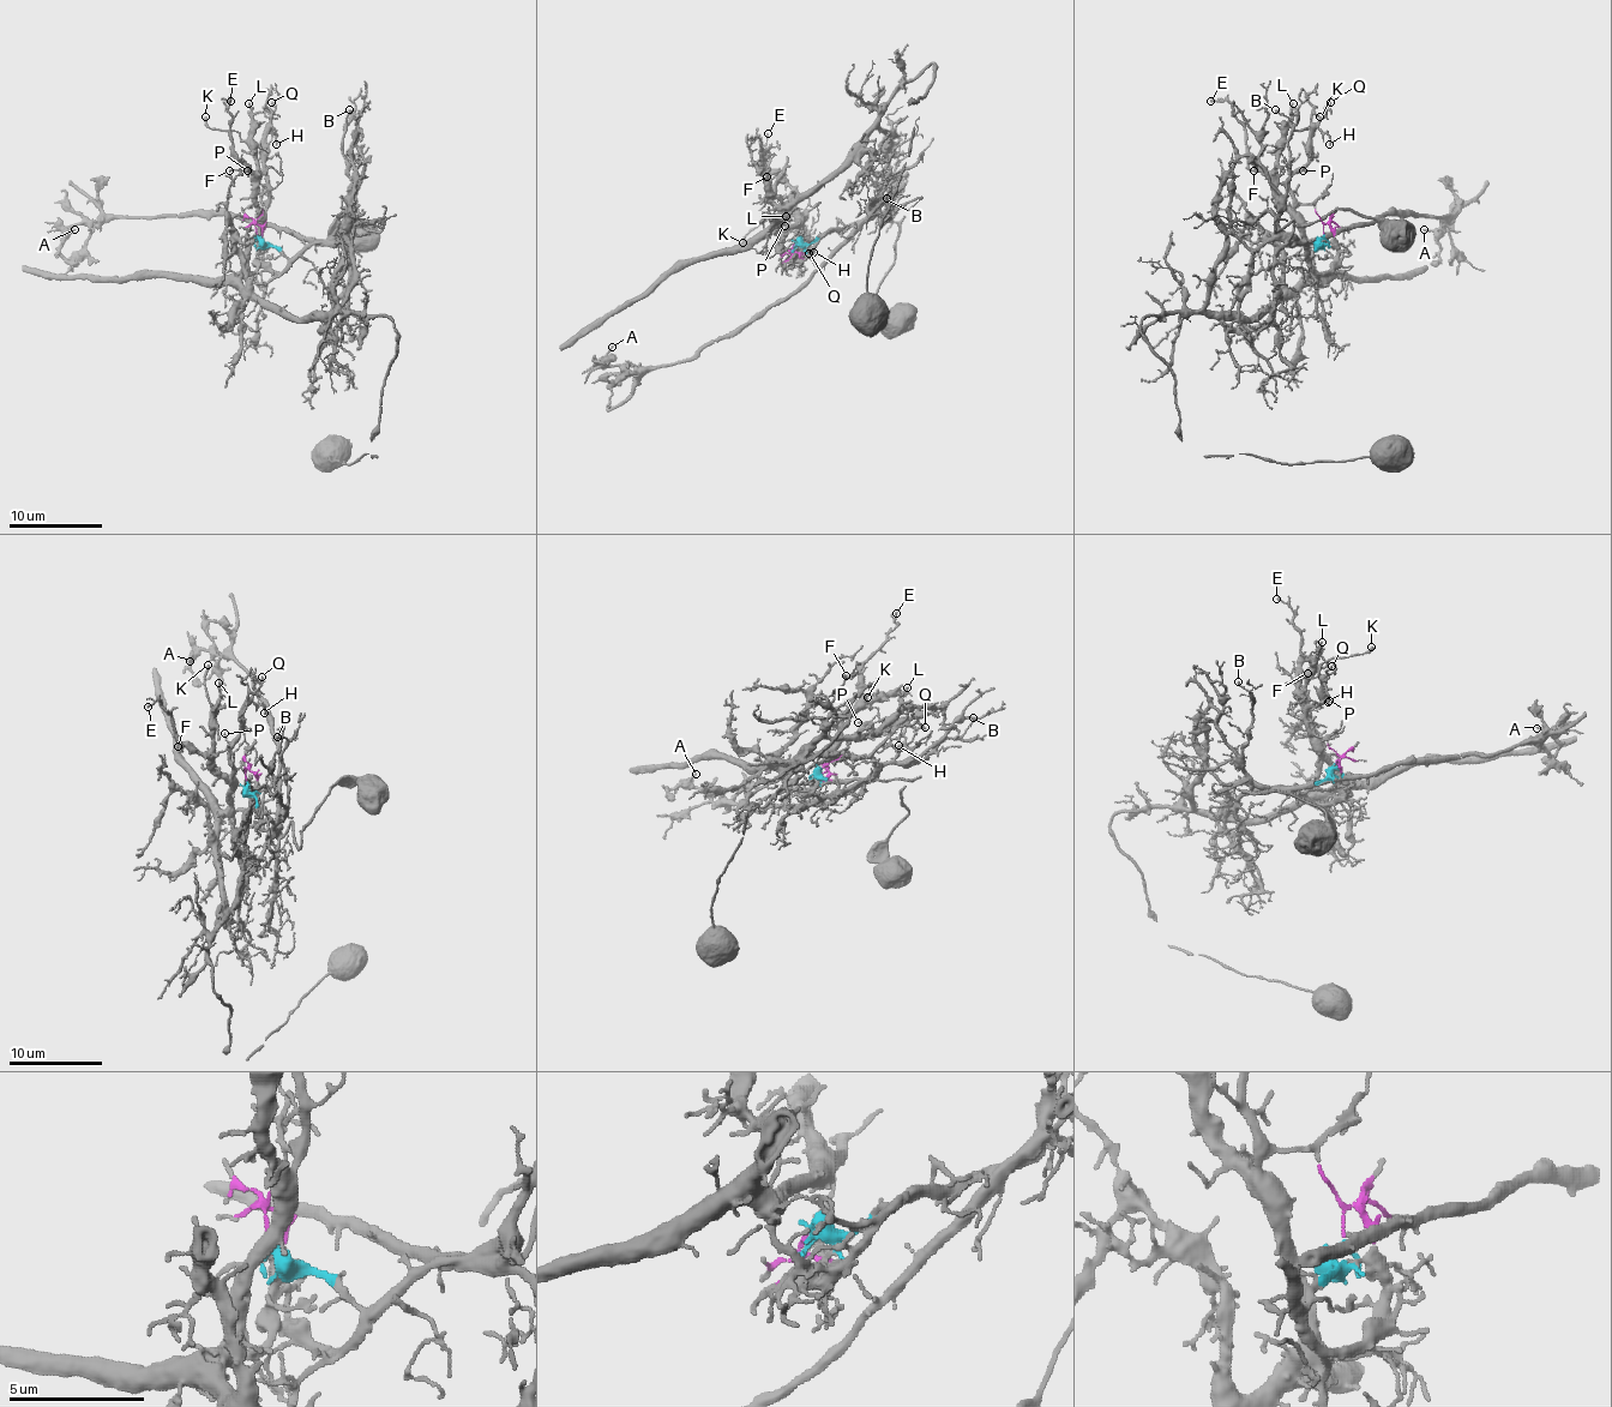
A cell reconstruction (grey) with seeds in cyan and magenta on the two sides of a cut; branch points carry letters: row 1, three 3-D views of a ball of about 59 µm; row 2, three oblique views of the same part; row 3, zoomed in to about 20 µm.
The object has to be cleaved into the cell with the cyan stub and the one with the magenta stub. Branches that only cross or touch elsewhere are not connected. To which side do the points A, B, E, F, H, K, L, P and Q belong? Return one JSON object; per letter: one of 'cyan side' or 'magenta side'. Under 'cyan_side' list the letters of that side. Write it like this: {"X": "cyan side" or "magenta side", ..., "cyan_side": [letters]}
{"A": "cyan side", "B": "cyan side", "E": "magenta side", "F": "magenta side", "H": "magenta side", "K": "magenta side", "L": "magenta side", "P": "magenta side", "Q": "magenta side", "cyan_side": ["A", "B"]}

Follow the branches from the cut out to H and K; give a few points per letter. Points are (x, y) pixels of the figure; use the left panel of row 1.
H: (257, 233), (254, 221), (269, 200), (264, 134), (271, 130), (276, 144)
K: (257, 233), (254, 221), (266, 205), (262, 208), (257, 198), (257, 154), (234, 130), (212, 130), (205, 116)

